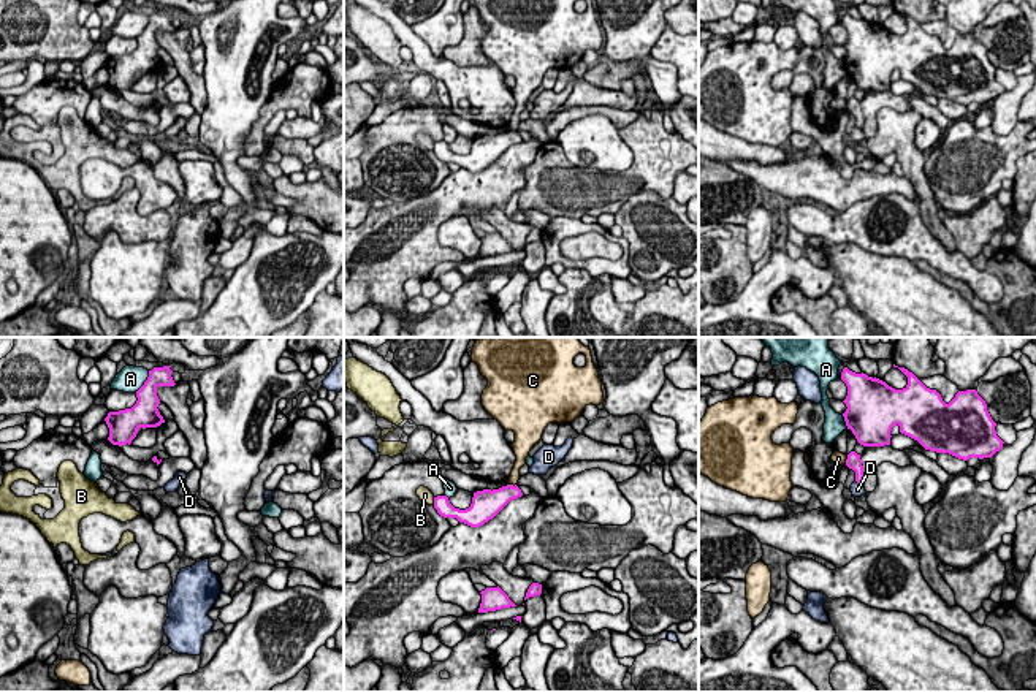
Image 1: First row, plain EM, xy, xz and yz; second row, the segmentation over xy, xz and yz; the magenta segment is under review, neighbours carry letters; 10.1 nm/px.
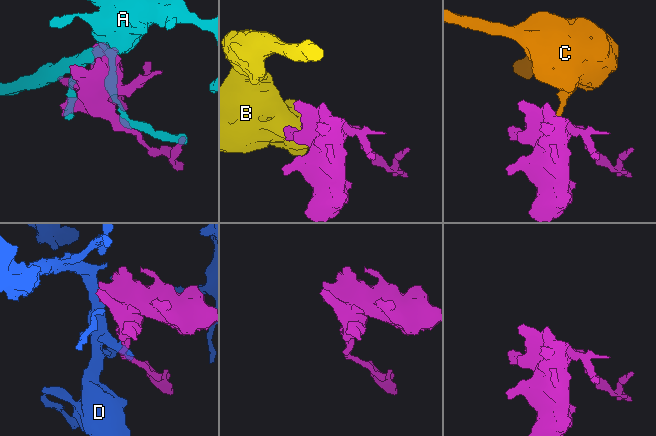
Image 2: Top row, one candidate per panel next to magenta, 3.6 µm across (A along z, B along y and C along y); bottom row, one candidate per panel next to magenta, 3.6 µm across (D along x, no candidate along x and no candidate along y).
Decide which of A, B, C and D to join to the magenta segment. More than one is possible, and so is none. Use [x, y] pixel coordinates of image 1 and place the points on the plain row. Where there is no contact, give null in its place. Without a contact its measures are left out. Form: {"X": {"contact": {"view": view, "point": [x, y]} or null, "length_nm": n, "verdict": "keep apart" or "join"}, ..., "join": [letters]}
{"A": {"contact": {"view": "xy", "point": [144, 27]}, "length_nm": 260, "verdict": "keep apart"}, "B": {"contact": {"view": "xz", "point": [434, 146]}, "length_nm": 80, "verdict": "keep apart"}, "C": {"contact": {"view": "yz", "point": [846, 106]}, "length_nm": 100, "verdict": "keep apart"}, "D": {"contact": {"view": "yz", "point": [859, 127]}, "length_nm": 100, "verdict": "keep apart"}, "join": []}

